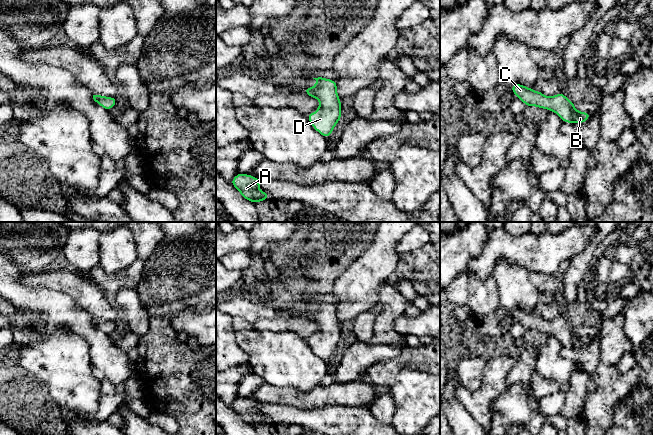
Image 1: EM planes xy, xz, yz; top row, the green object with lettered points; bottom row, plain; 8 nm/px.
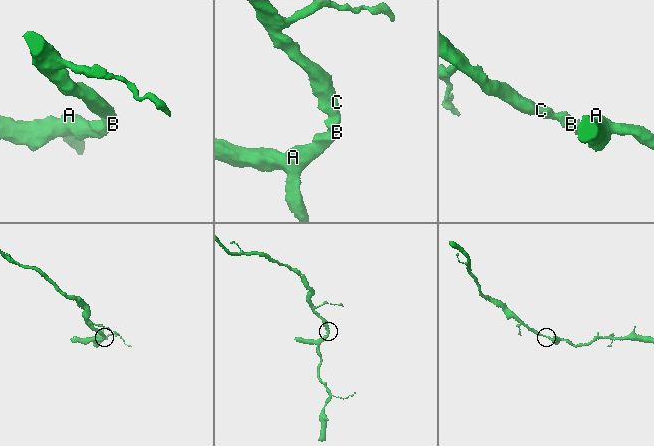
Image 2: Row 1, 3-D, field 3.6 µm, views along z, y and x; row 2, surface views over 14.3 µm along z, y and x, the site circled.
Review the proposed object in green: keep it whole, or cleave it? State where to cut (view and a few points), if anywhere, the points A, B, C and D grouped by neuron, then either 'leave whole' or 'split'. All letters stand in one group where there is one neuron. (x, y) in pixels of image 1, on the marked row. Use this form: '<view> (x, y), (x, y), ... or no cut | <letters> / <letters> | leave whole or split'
no cut | A B C D | leave whole

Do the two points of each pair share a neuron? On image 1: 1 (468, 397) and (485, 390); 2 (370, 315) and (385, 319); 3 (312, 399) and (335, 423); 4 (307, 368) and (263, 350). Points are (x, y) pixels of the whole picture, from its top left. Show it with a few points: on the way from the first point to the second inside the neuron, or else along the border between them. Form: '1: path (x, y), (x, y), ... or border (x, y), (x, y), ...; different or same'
1: path (472, 397), (478, 397), (481, 394); same
2: border (378, 303), (381, 312), (369, 339); different
3: border (343, 405), (323, 405), (308, 409), (296, 407); different
4: path (296, 365), (274, 356); same

